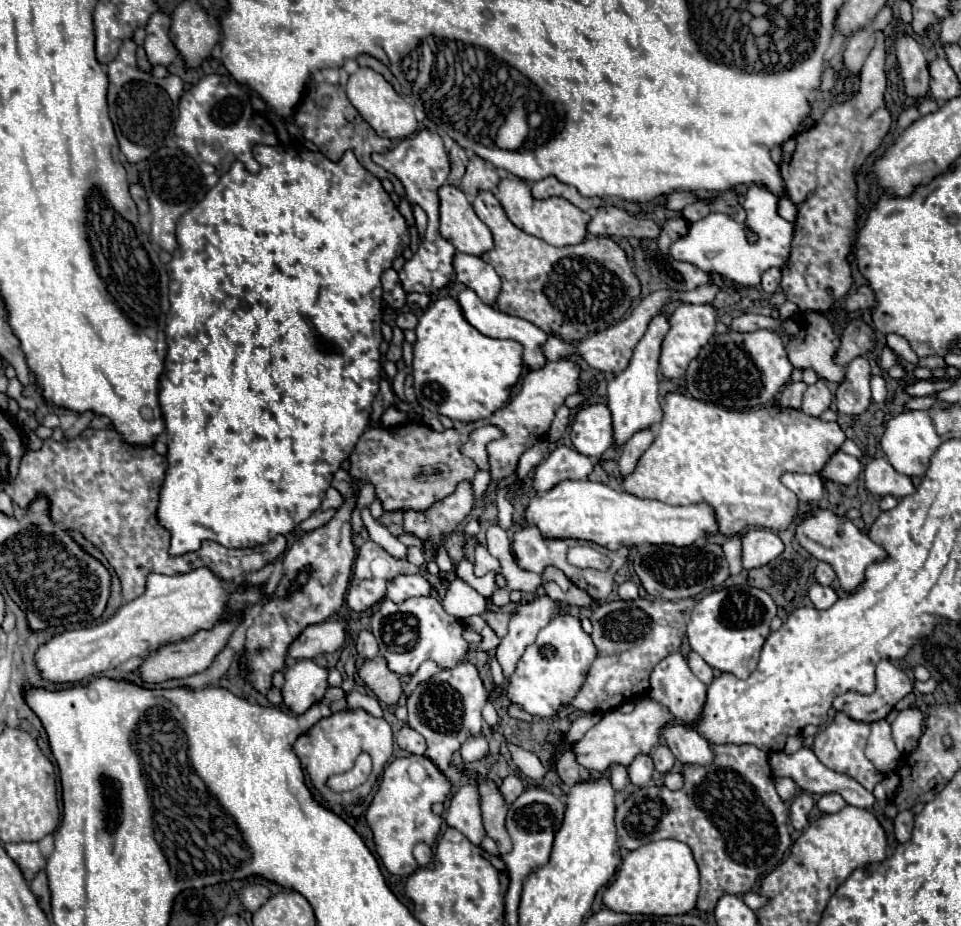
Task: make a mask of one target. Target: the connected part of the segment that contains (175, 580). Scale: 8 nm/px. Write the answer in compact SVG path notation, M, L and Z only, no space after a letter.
M204 567L190 571L190 573L178 573L178 575L150 575L144 595L140 595L138 599L134 599L130 603L124 603L112 619L108 619L100 625L94 625L94 627L64 631L62 635L56 635L52 641L42 645L36 653L36 665L42 671L42 677L52 683L82 681L84 677L98 675L106 669L114 669L114 667L122 665L124 661L128 661L130 657L142 655L146 649L156 649L158 645L166 645L166 643L190 637L198 629L212 629L216 625L216 621L220 617L224 617L226 603L230 603L230 609L234 609L234 611L246 611L258 599L260 599L260 589L248 587L248 589L240 591L238 585L230 585L230 583L218 579L210 569L204 569Z

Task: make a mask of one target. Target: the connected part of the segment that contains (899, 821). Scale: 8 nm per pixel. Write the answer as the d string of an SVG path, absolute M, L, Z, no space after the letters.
M910 809L900 811L894 819L894 835L900 843L906 843L910 839L910 831L914 829L914 813Z

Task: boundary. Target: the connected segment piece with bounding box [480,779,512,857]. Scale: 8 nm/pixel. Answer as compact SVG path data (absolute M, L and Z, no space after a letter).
M490 779L480 781L480 797L482 797L482 815L484 815L486 833L496 841L500 857L504 857L506 853L512 851L510 835L504 829L504 817L506 817L508 805L504 803L496 783Z

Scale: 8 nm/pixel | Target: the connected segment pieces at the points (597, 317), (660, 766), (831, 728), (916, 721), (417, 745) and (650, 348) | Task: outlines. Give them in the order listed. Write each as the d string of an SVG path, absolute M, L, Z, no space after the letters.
M480 191L472 207L494 235L494 249L486 251L482 259L488 265L492 265L494 271L502 279L502 289L496 299L496 307L500 311L522 317L534 323L536 327L540 327L542 331L546 331L548 335L560 337L564 341L580 341L588 333L604 331L610 325L618 323L628 313L634 299L640 297L640 281L632 271L626 251L610 237L594 237L594 239L586 239L578 245L568 245L568 247L552 247L546 241L518 229L506 217L500 201L490 191Z
M658 745L658 747L654 749L652 759L654 759L654 765L656 765L656 769L658 769L660 773L668 773L668 771L672 769L674 761L676 761L674 755L672 755L672 751L670 751L670 747L666 747L666 745Z
M836 713L834 721L828 723L816 737L814 737L814 745L812 751L818 757L818 761L822 765L826 765L828 769L836 771L836 773L846 773L852 779L856 779L862 787L866 787L868 791L874 791L874 787L884 779L884 773L880 773L872 761L864 755L866 749L866 741L870 735L870 725L862 723L862 721L854 721L844 713Z
M908 707L898 713L892 723L892 737L896 741L896 749L900 753L910 753L918 747L918 739L922 737L926 723L926 715L918 707Z
M404 725L398 735L396 735L396 743L400 749L408 751L408 753L414 753L414 755L424 755L426 751L426 741L422 739L420 733L416 733L412 727Z
M660 311L650 319L648 329L644 337L634 347L634 355L628 363L628 367L618 373L608 383L608 407L612 411L612 423L614 423L614 443L624 445L636 431L652 427L662 419L662 409L658 403L658 357L660 357L660 345L670 329L670 317L668 313Z

